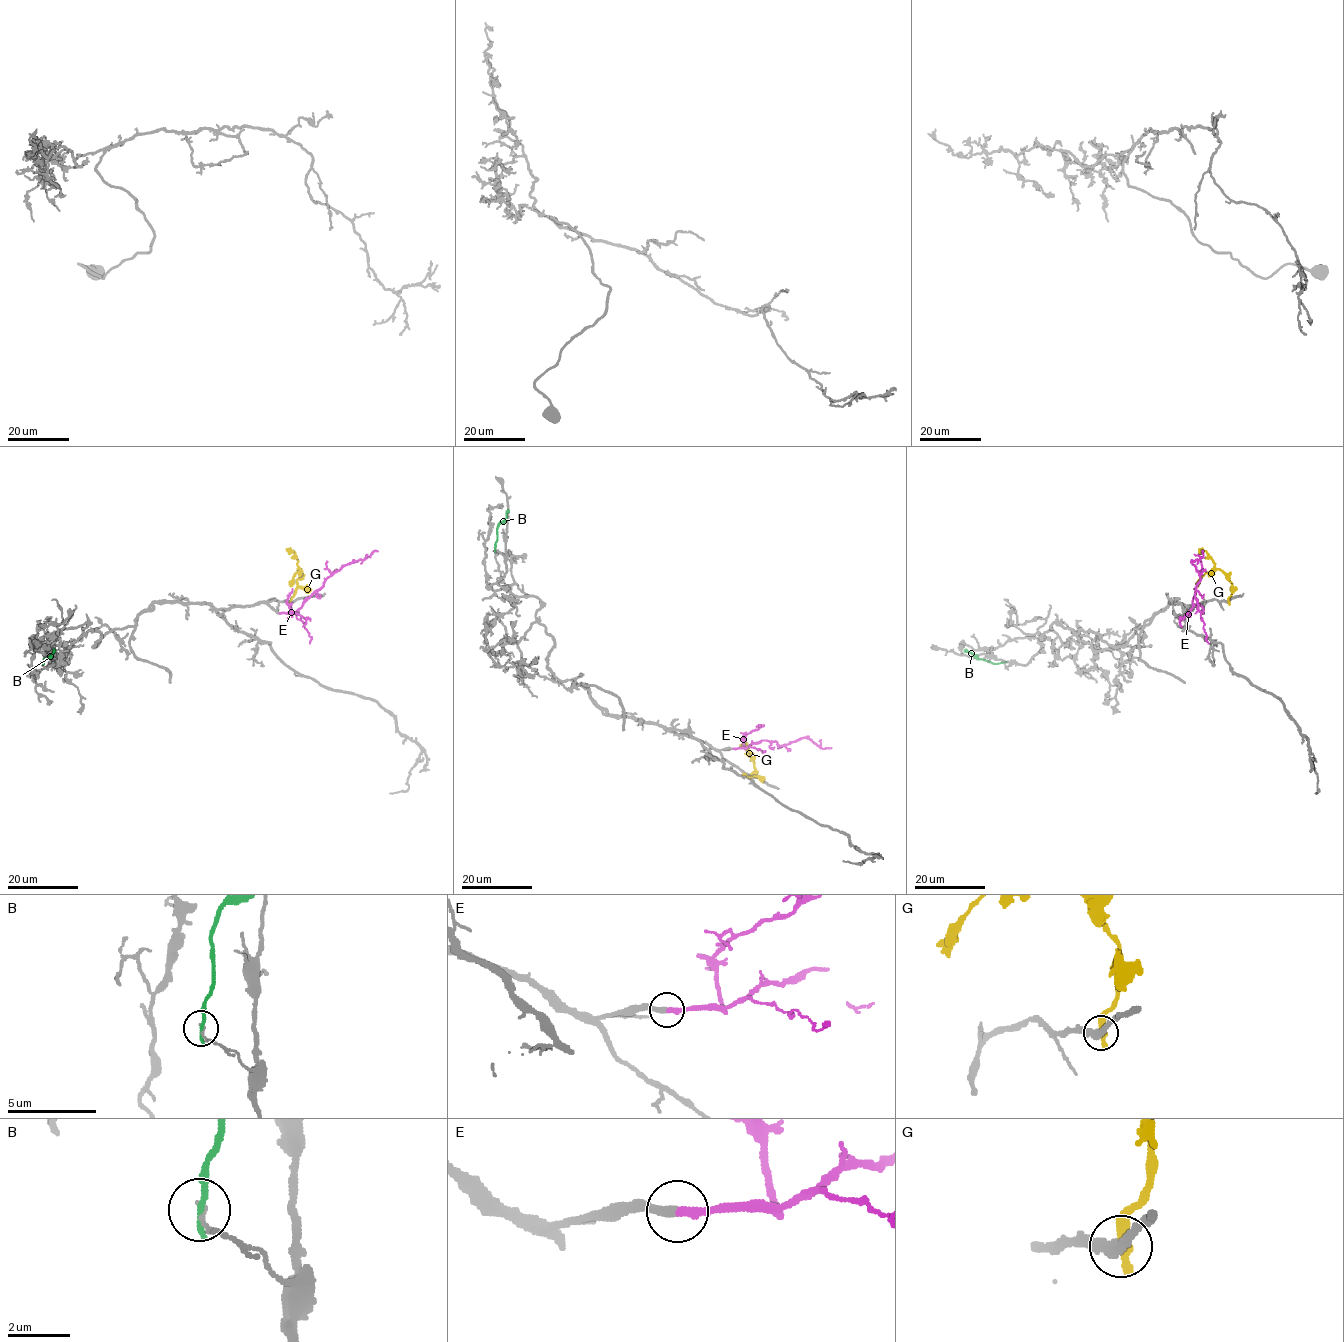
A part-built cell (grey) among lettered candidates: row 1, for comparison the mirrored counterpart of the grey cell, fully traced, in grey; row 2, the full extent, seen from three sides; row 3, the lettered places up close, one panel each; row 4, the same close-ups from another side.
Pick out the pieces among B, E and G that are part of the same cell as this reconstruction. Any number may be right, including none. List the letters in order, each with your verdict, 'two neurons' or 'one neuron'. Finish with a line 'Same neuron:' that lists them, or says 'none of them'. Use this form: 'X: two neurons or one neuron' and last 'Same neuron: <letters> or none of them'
B: two neurons
E: one neuron
G: two neurons
Same neuron: E

